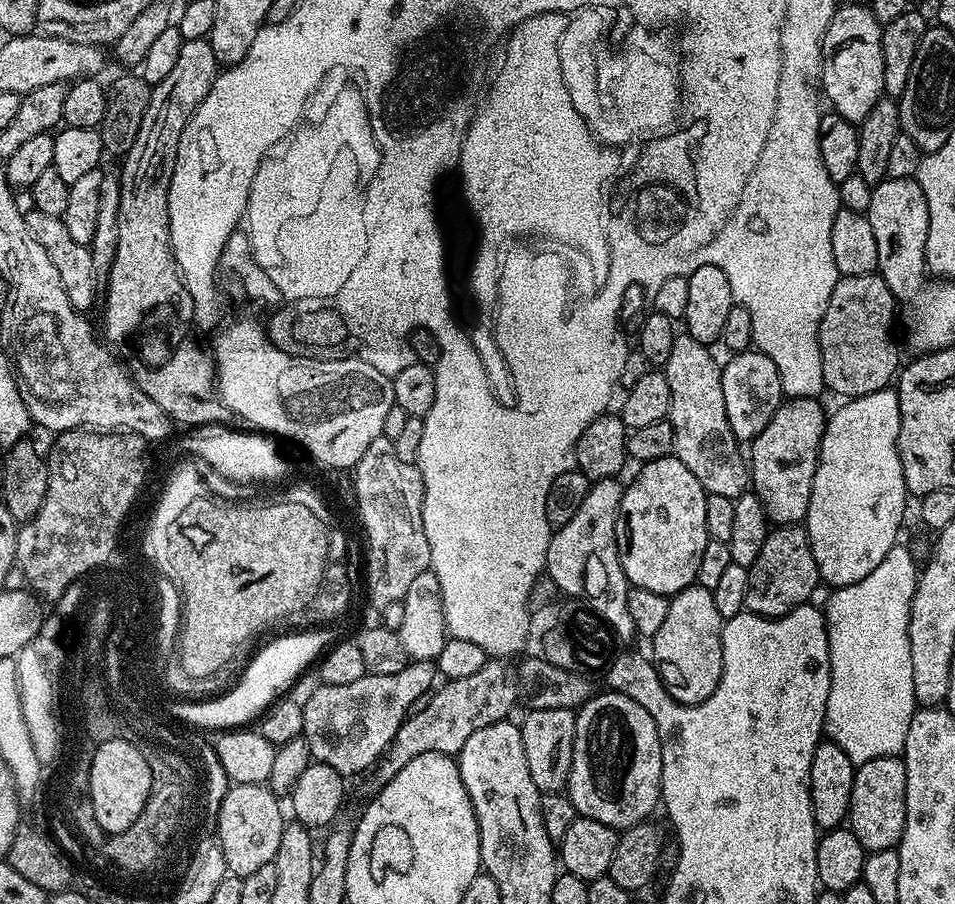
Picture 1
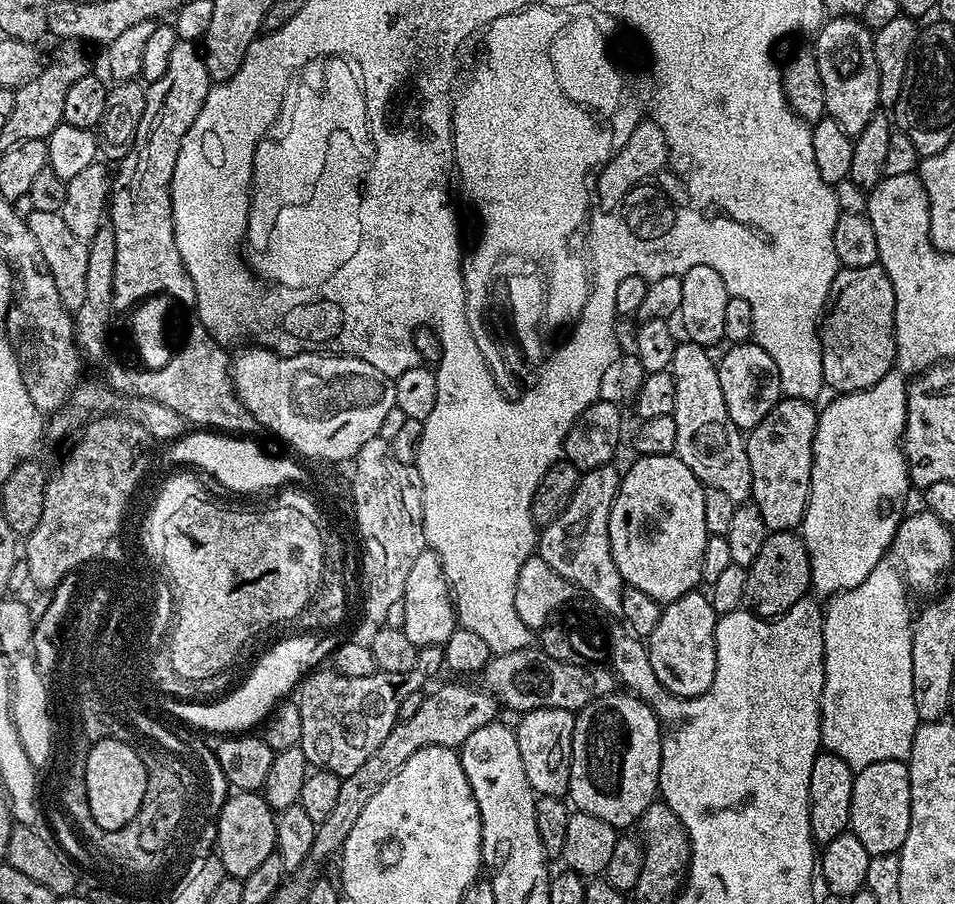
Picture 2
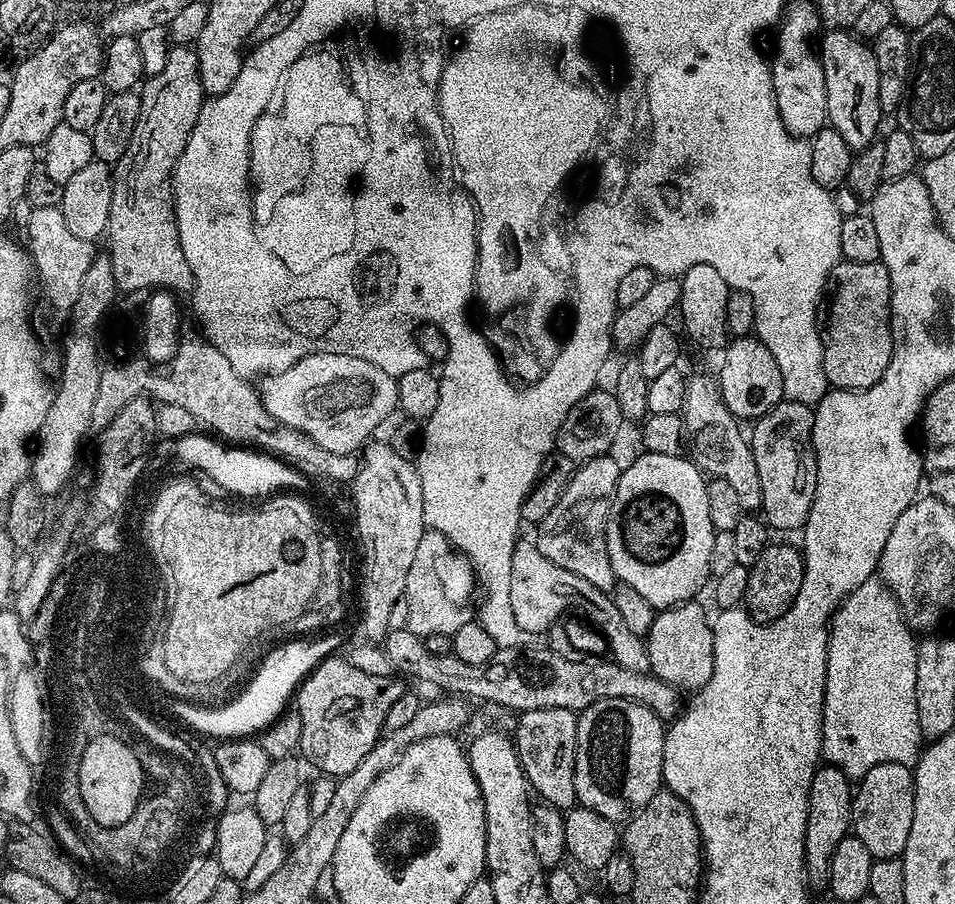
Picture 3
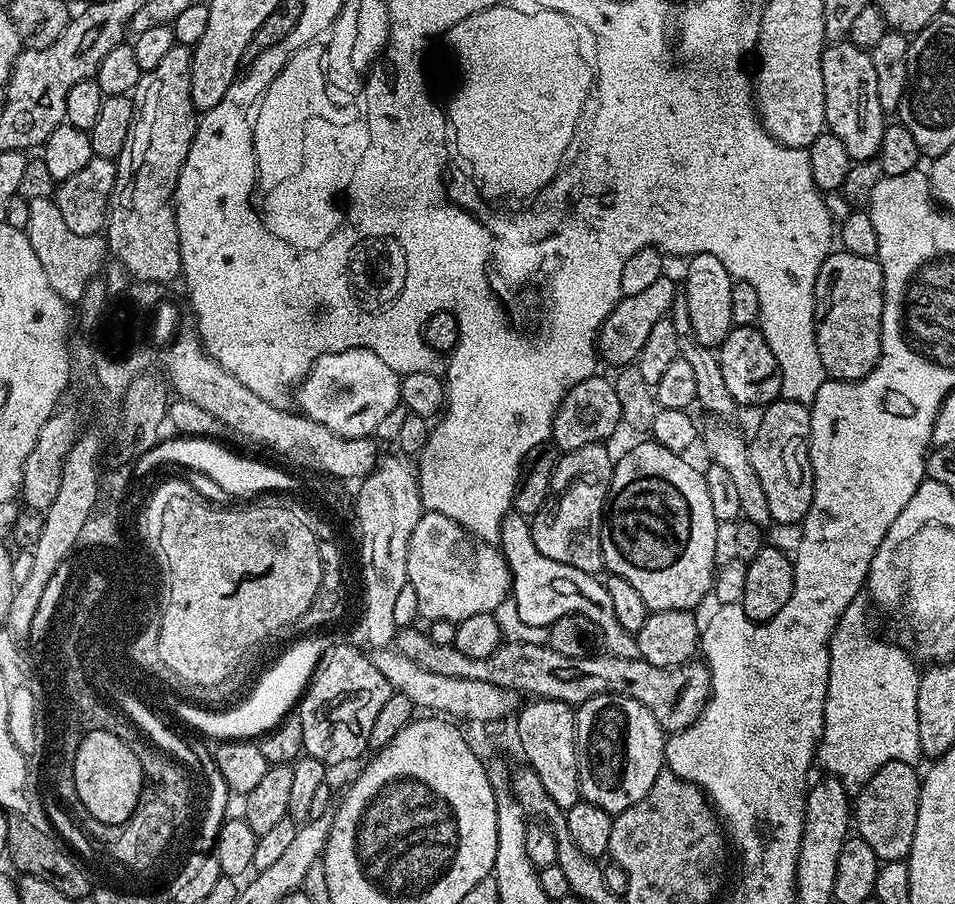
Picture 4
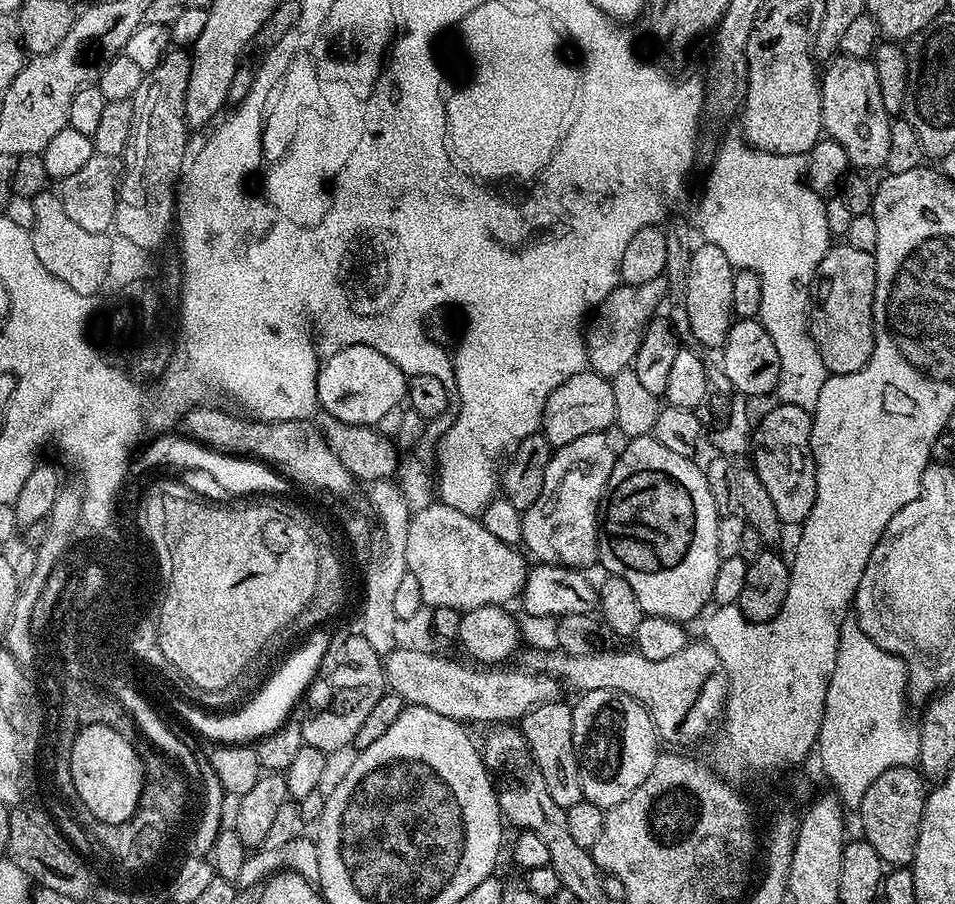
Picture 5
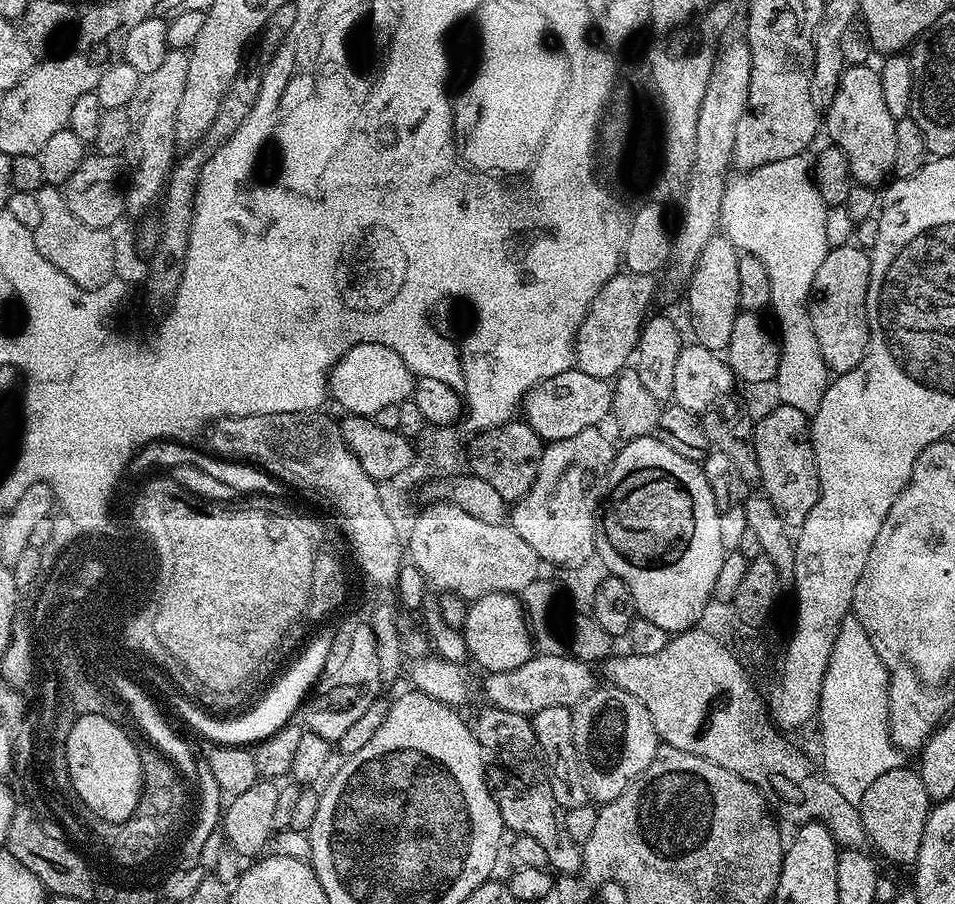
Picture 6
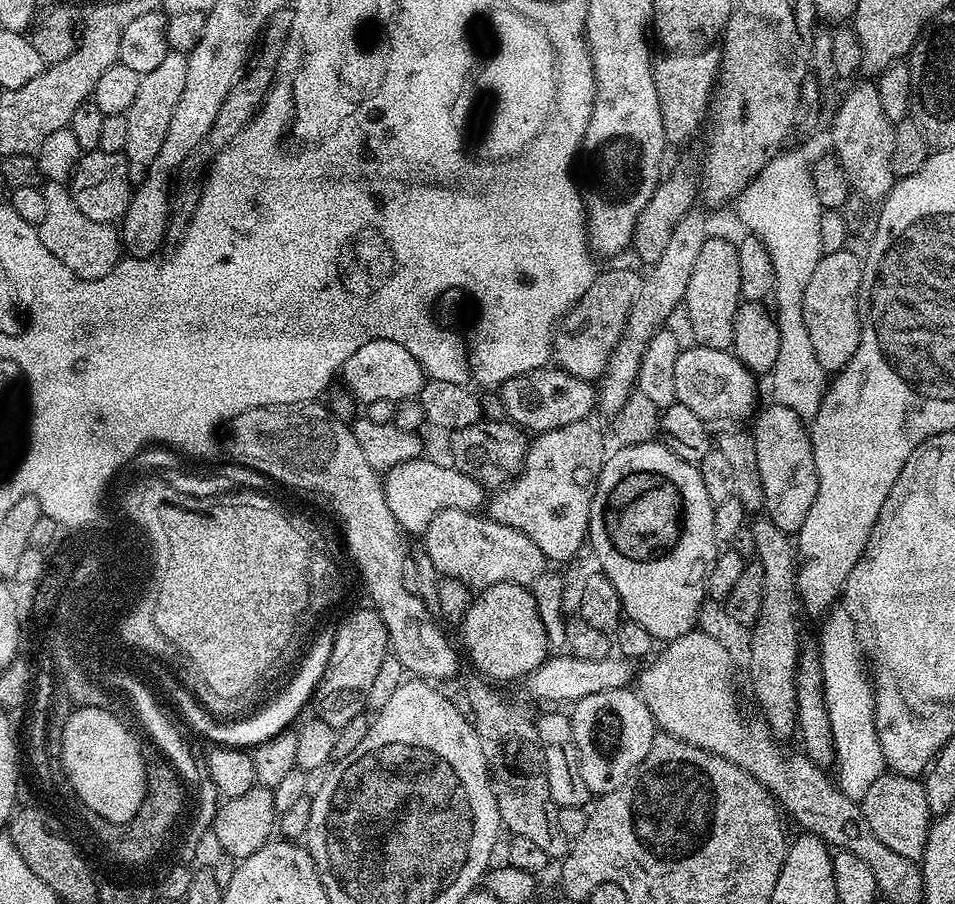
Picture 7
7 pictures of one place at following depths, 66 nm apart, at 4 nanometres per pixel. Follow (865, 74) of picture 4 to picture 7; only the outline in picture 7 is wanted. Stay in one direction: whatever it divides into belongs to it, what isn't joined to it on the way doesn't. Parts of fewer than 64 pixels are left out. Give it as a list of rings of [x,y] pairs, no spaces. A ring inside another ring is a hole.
[[[875,83],[856,84],[845,96],[843,93],[839,97],[830,125],[831,151],[842,162],[853,193],[869,202],[883,201],[898,179],[894,174],[895,129],[895,123],[882,111]]]

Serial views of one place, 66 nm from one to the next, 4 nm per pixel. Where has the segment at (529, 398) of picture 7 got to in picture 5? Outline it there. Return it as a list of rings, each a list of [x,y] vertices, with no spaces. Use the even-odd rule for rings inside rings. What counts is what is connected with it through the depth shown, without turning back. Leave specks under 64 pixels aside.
[[[585,370],[562,382],[550,394],[548,401],[545,402],[542,435],[552,443],[553,449],[558,449],[582,438],[582,434],[608,432],[615,422],[614,390],[611,379],[599,376],[591,370]]]

